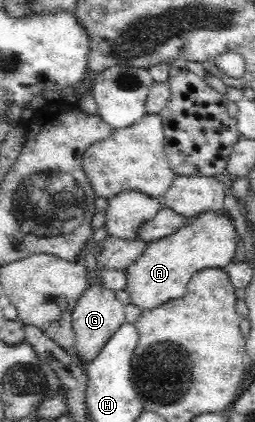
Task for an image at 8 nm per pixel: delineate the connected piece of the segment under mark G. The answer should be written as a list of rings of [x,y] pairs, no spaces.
[[[98,283],[91,284],[85,289],[85,293],[79,297],[75,309],[73,309],[74,342],[70,352],[74,352],[82,363],[90,364],[101,351],[105,342],[126,322],[125,306],[115,298],[115,291],[103,289]]]

